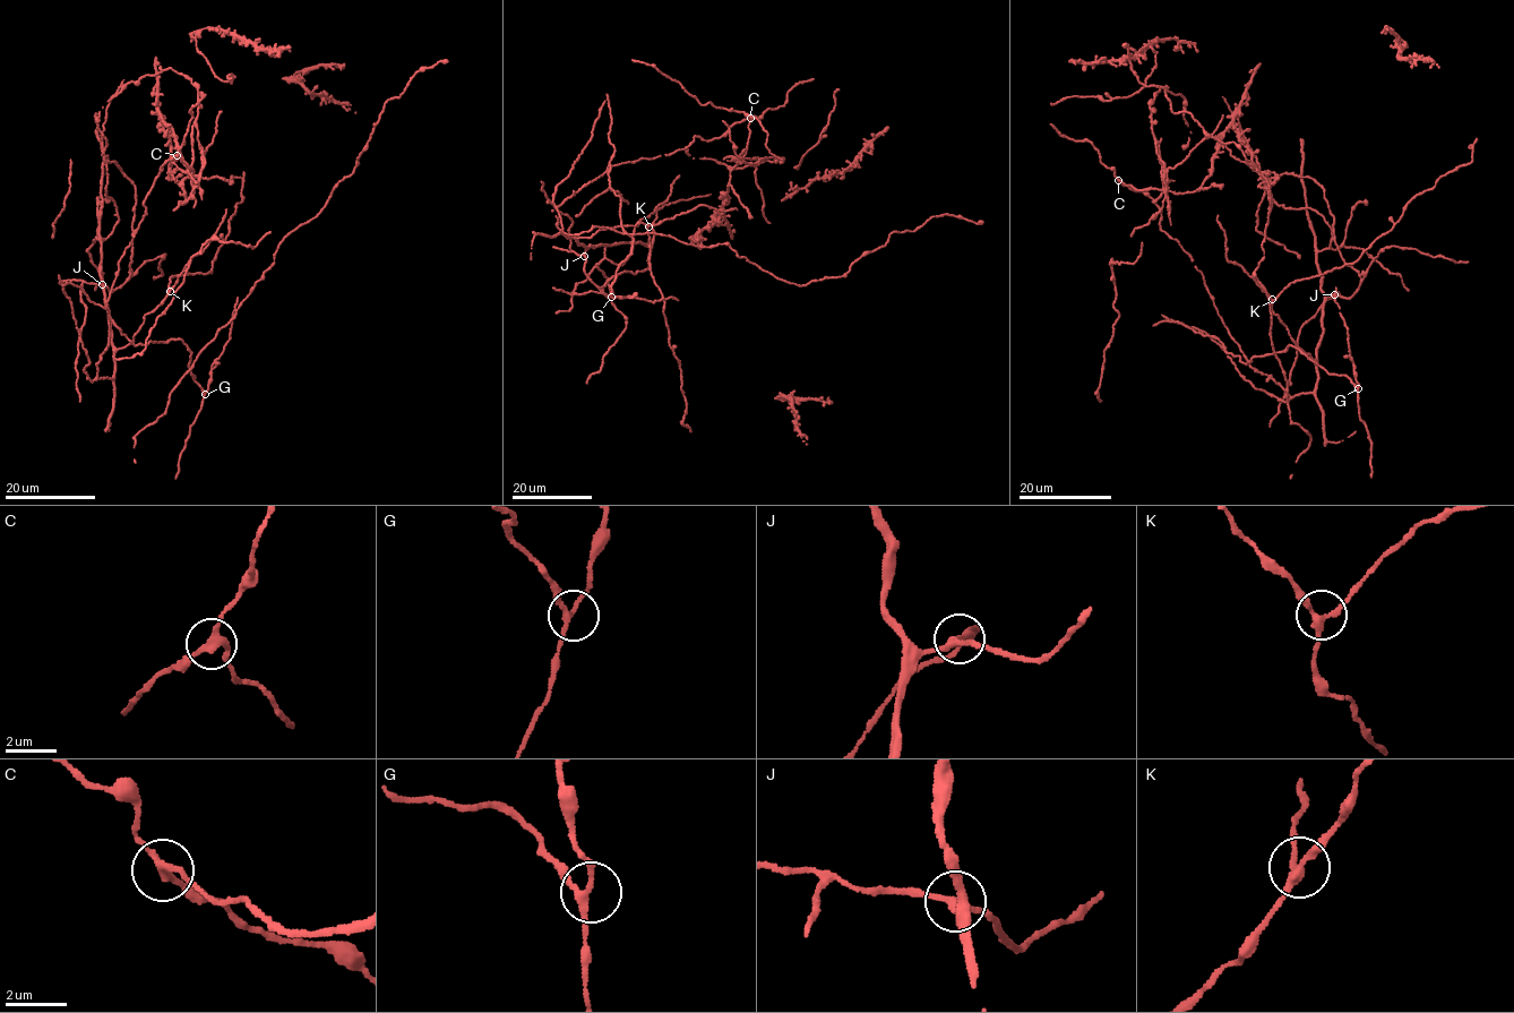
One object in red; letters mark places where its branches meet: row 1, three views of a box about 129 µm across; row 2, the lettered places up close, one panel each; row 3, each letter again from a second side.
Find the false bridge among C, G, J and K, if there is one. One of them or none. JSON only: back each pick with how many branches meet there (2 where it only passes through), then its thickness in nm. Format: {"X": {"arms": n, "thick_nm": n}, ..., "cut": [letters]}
{"C": {"arms": 3, "thick_nm": 200}, "cut": ["C"]}

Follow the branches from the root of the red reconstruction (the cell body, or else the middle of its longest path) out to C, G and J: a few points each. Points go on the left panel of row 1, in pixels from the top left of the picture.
C: (76, 322), (92, 381), (108, 343), (106, 302), (120, 259), (161, 169), (177, 155)
G: (76, 322), (60, 280), (108, 308), (135, 345), (182, 341), (191, 353), (191, 375), (205, 394)
J: (76, 322), (89, 361), (84, 371), (92, 381), (102, 377), (113, 378), (113, 345), (102, 284)

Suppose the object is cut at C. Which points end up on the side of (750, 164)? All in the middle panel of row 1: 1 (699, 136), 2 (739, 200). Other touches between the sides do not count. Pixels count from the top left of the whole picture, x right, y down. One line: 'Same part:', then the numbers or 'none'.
Same part: 2

